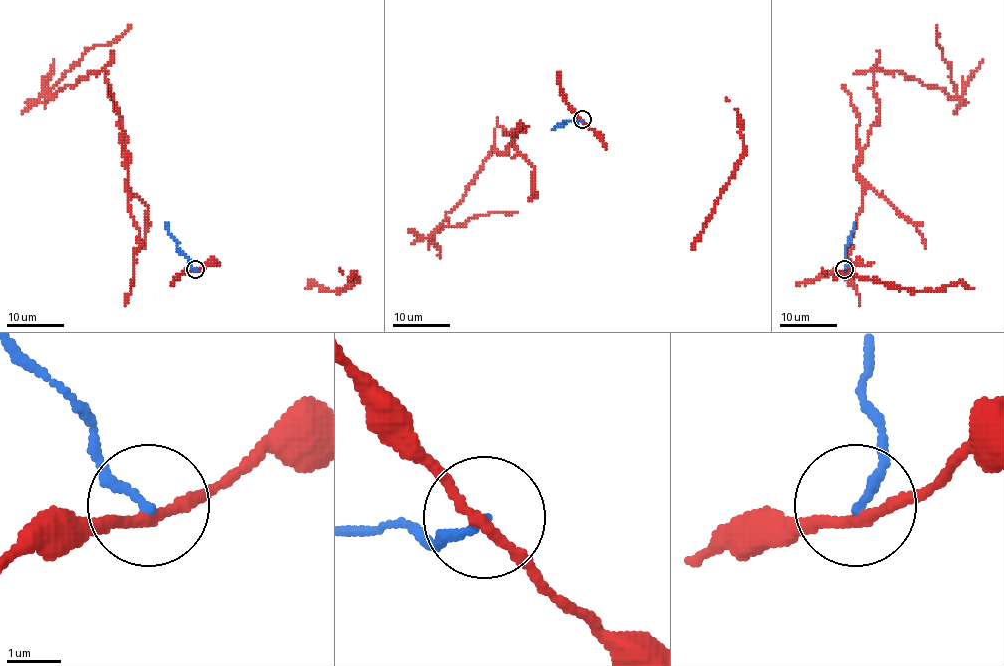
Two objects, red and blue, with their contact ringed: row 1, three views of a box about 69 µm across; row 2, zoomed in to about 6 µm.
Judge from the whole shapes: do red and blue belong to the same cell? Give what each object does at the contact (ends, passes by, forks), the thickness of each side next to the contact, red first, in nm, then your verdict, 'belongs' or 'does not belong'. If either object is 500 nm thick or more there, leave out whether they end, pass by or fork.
red passes by | blue ends | 180/180 nm | does not belong

